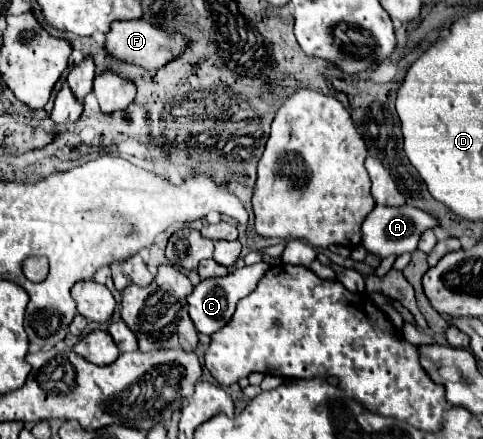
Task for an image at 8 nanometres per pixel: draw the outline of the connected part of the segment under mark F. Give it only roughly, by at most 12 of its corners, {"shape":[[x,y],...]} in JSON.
{"shape":[[144,19],[116,21],[106,51],[144,69],[160,69],[188,47]]}

